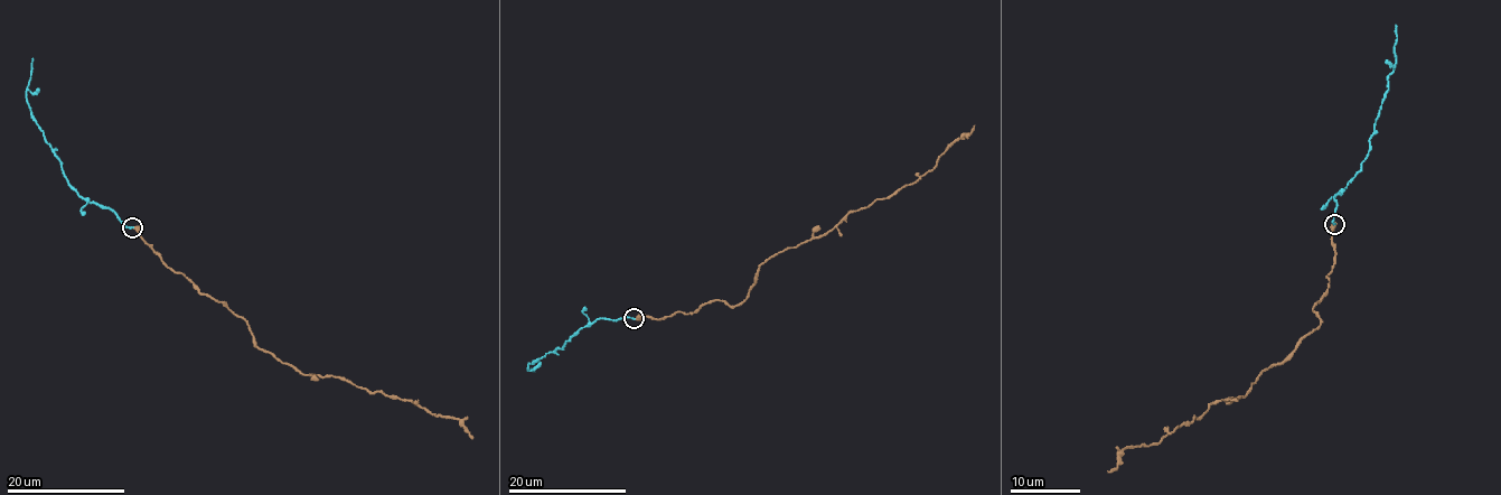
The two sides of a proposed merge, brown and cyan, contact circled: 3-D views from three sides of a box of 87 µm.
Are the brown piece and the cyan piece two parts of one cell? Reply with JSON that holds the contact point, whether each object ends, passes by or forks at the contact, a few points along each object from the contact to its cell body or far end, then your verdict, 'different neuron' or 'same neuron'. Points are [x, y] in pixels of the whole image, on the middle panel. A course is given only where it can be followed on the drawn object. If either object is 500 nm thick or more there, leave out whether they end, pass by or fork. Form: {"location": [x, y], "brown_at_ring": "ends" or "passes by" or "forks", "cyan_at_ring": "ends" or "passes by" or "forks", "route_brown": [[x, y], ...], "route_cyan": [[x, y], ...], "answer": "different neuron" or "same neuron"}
{"location": [634, 318], "brown_at_ring": "ends", "cyan_at_ring": "ends", "route_brown": [[634, 318], [692, 314], [715, 299], [738, 306], [761, 264], [912, 184], [975, 125]], "route_cyan": [[634, 318], [597, 318], [584, 326], [562, 348], [547, 353], [527, 366], [534, 371]], "answer": "same neuron"}

